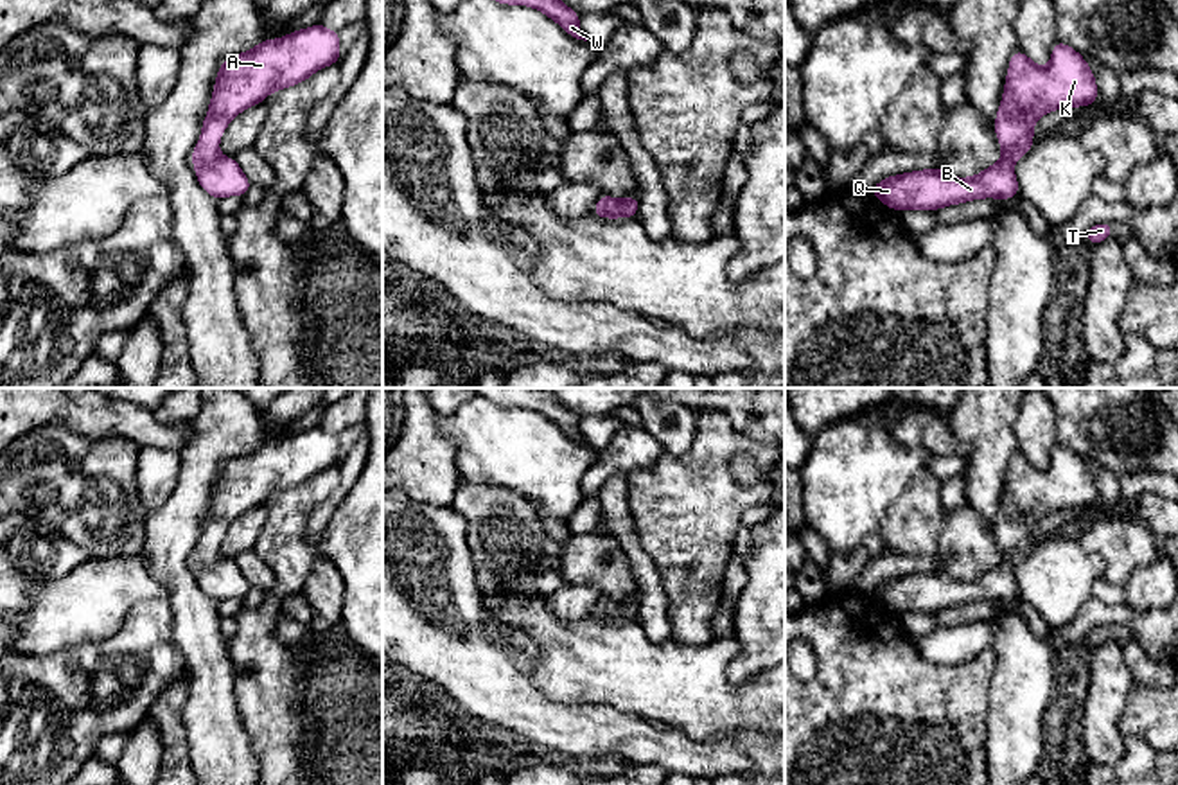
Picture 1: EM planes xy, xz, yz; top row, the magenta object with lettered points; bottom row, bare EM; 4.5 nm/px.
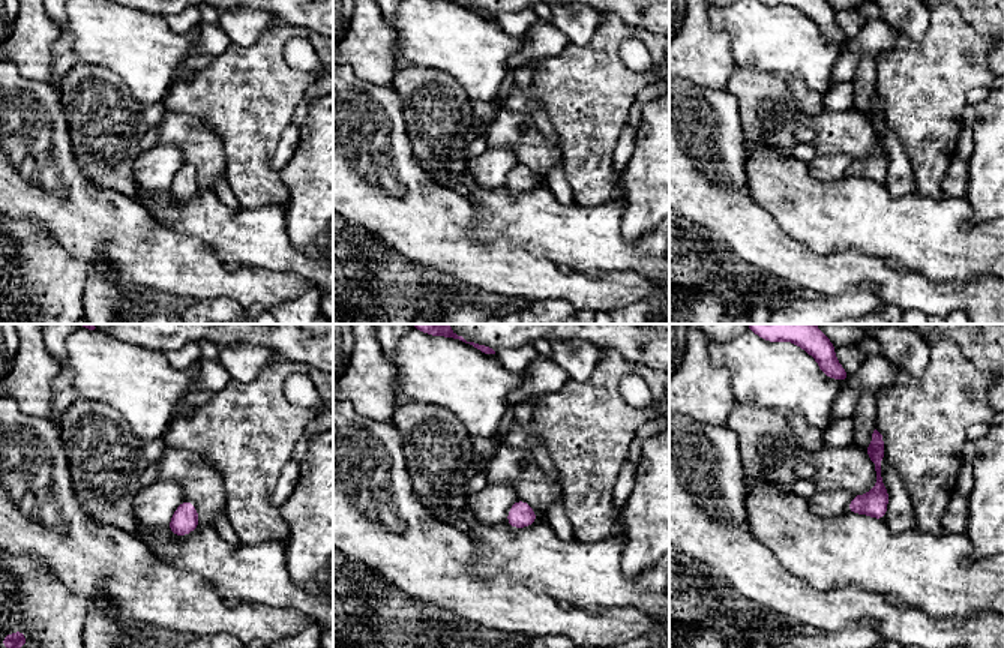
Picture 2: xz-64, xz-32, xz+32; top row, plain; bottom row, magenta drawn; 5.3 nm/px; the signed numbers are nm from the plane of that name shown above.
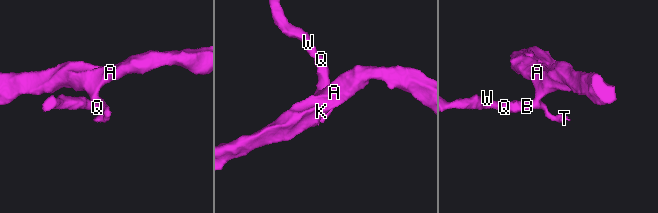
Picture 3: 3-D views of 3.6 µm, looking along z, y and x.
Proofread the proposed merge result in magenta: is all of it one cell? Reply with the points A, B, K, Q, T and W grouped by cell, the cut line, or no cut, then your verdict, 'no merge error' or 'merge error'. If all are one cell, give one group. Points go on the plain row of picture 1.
A B K Q T W | no cut | no merge error

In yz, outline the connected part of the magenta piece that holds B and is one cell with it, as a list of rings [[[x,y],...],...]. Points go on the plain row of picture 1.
[[[1056,444],[1052,462],[1040,471],[1020,451],[1011,458],[1006,480],[1004,499],[995,521],[995,535],[1002,548],[1004,559],[973,580],[952,580],[937,569],[928,573],[912,573],[896,577],[878,584],[871,596],[894,613],[937,613],[941,609],[957,607],[980,600],[1009,602],[1018,595],[1018,582],[1013,566],[1020,562],[1034,546],[1034,525],[1054,512],[1095,507],[1097,487],[1088,465],[1068,447]]]

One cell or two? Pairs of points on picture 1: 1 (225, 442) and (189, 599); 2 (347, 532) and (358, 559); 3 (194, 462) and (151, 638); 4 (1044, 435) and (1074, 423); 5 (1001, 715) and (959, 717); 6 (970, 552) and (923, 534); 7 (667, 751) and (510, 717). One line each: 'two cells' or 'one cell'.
1: one cell
2: one cell
3: two cells
4: two cells
5: two cells
6: two cells
7: one cell

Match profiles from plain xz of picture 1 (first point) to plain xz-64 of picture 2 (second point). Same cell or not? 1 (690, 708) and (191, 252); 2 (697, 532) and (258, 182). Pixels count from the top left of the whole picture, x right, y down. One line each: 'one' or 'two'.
1: two
2: one

